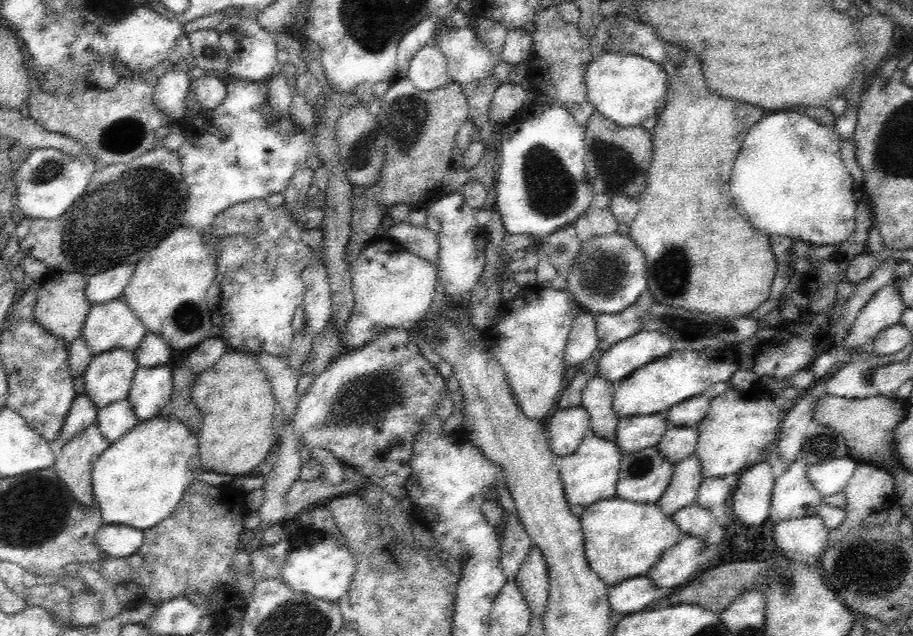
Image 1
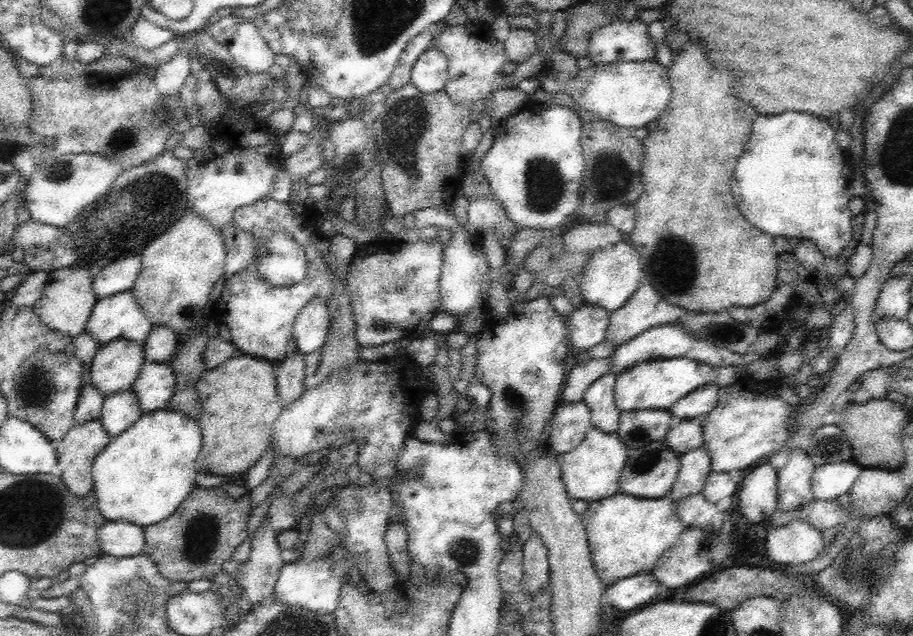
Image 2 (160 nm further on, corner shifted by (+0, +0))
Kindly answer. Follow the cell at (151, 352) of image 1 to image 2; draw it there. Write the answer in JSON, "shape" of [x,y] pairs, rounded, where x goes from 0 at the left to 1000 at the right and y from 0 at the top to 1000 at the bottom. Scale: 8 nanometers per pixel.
{"shape":[[[168,511],[157,538],[159,566],[183,571],[193,557],[197,535],[195,525],[180,511]]]}

